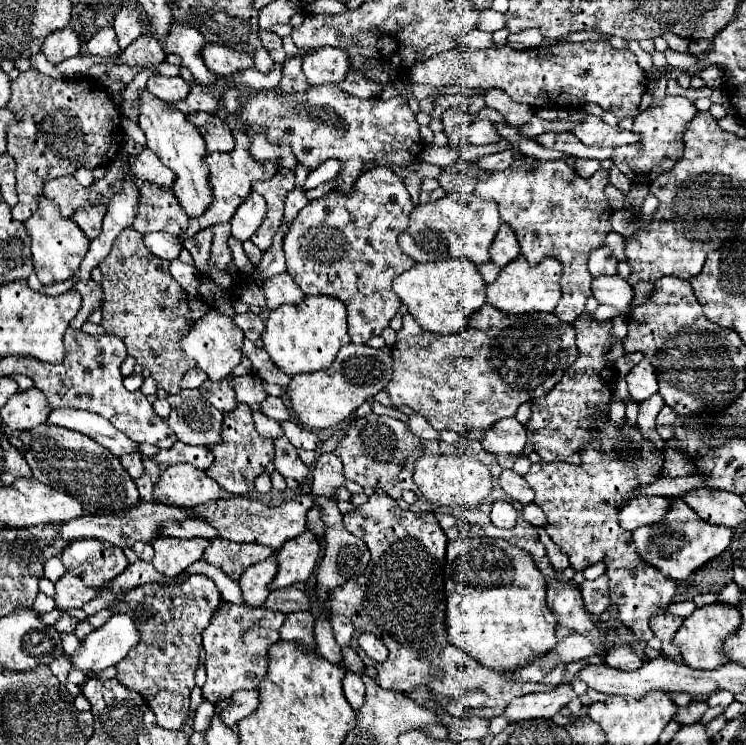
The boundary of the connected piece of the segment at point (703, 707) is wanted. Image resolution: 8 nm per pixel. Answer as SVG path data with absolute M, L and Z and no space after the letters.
M693 699L687 707L681 707L679 713L675 715L675 721L679 725L693 725L693 723L699 723L703 719L703 713L707 711L707 701L703 699Z

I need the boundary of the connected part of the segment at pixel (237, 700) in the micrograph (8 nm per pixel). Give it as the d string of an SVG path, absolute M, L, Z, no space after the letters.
M243 689L243 691L237 691L237 693L233 693L233 697L231 697L231 703L229 703L229 707L223 711L223 721L227 723L227 725L231 725L231 723L237 723L237 721L241 721L243 717L247 717L247 715L251 715L255 709L257 709L257 705L259 705L259 689Z

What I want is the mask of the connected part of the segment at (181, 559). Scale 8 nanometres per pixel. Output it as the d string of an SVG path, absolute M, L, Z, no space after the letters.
M163 537L153 541L155 557L153 565L157 571L165 573L167 577L177 577L189 565L199 561L209 547L209 539L173 539Z

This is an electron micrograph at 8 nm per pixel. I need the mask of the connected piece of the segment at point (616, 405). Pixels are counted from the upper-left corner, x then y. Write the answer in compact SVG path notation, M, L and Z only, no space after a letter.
M613 398L609 404L609 417L614 425L622 426L625 423L625 404L618 398Z

